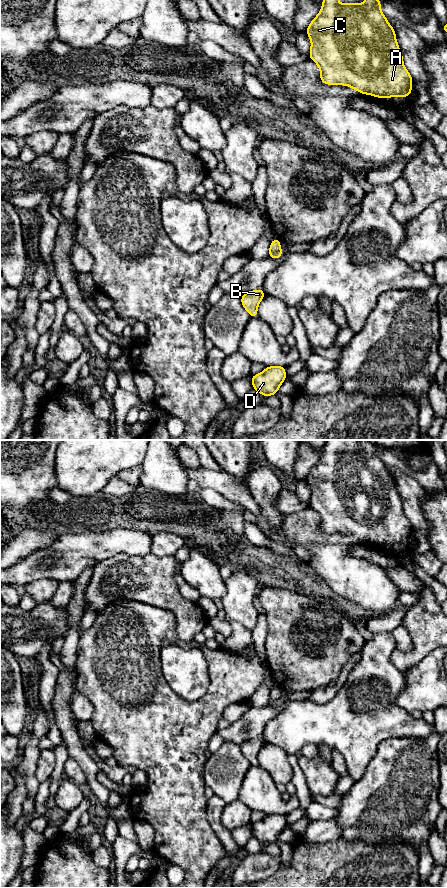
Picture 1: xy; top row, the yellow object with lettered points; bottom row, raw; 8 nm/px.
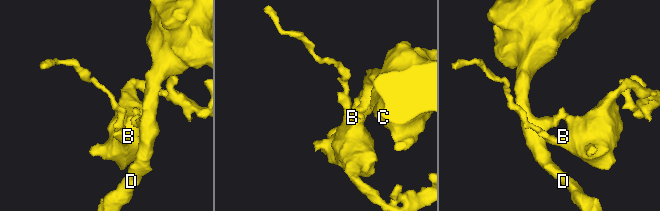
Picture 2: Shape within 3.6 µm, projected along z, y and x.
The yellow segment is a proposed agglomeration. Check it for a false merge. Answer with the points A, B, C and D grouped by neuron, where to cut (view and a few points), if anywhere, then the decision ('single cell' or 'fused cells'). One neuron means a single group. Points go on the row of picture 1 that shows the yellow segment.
groups A C D / B; cut xy (279, 249), (269, 254); fused cells

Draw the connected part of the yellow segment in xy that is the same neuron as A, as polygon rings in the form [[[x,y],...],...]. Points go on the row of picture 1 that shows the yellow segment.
[[[323,0],[318,15],[309,23],[305,33],[311,39],[309,59],[320,69],[320,81],[325,85],[344,85],[364,95],[380,99],[412,94],[413,78],[403,63],[403,54],[396,40],[394,28],[381,11],[381,0],[367,0],[361,4],[336,4]]]

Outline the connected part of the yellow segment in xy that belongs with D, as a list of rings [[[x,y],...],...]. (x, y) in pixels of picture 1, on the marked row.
[[[280,365],[267,366],[261,373],[251,375],[252,388],[264,397],[276,395],[286,379],[286,368]]]

